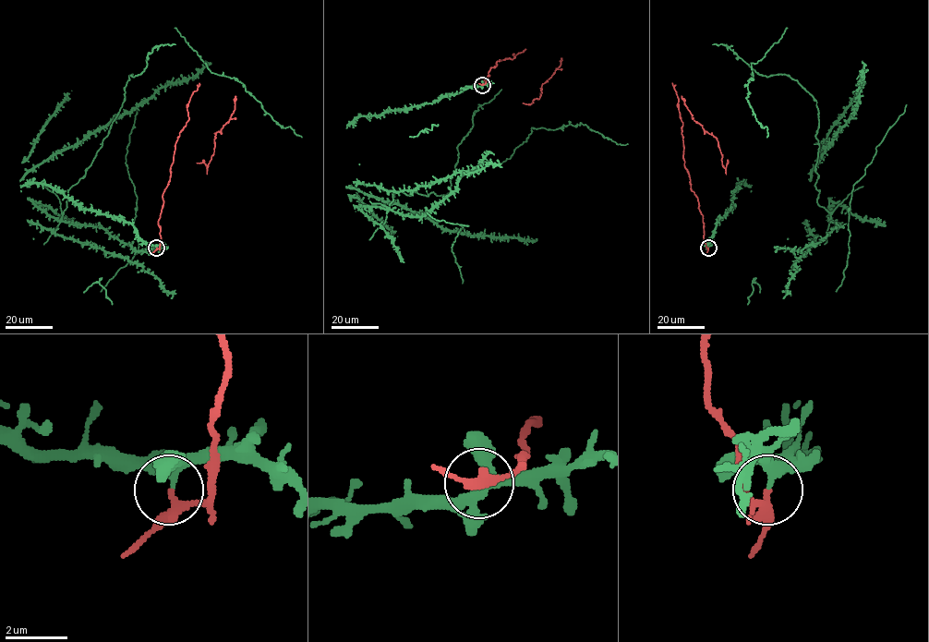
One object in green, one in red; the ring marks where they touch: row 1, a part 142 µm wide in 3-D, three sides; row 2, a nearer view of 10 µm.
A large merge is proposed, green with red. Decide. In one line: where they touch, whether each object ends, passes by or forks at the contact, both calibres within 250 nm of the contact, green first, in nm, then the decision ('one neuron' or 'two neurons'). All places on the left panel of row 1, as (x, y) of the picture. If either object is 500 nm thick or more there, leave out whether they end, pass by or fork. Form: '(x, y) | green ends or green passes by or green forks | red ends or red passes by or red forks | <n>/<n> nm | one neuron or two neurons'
(156, 248) | green forks | red passes by | 240/240 nm | two neurons

